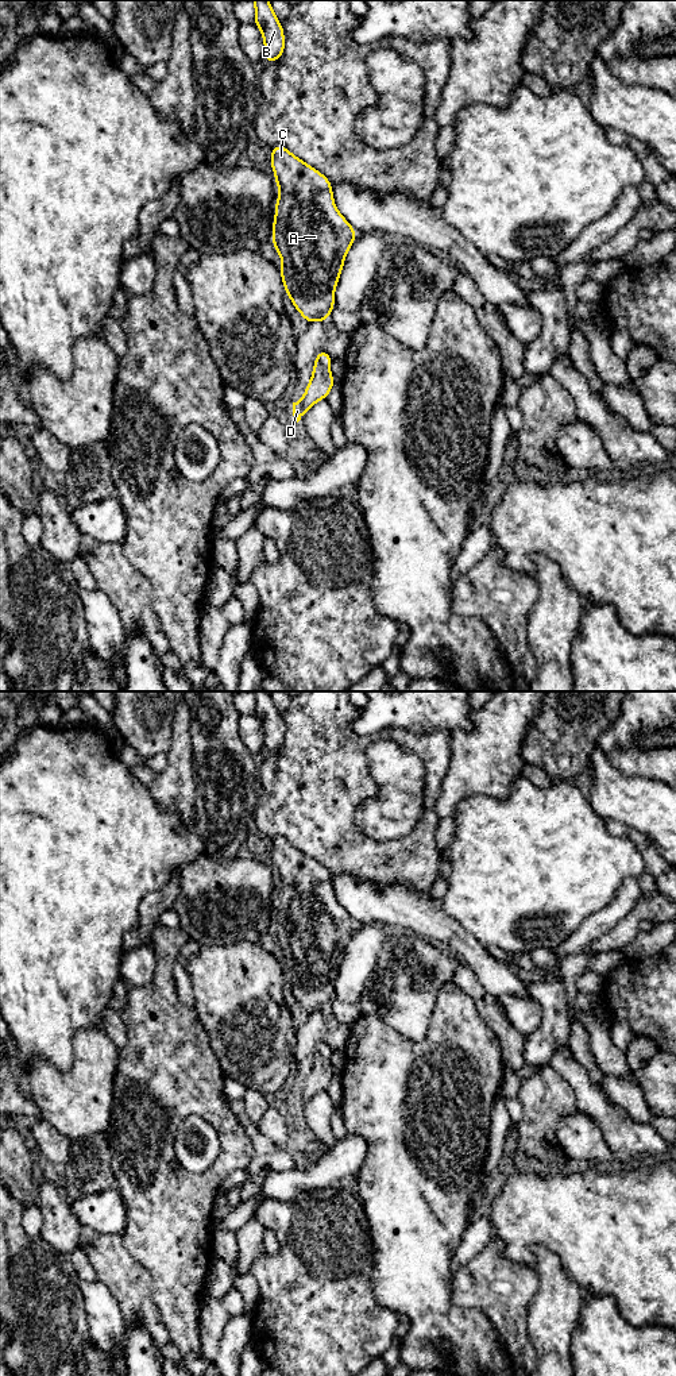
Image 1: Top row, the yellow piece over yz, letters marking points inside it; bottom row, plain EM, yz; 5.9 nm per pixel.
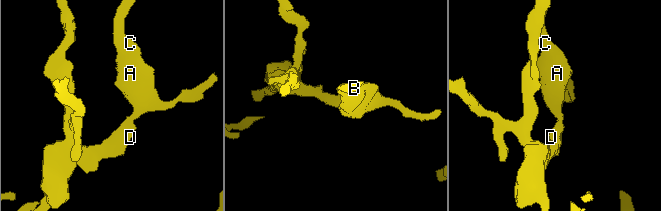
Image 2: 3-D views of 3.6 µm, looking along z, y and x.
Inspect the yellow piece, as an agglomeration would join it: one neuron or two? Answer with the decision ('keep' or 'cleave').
keep

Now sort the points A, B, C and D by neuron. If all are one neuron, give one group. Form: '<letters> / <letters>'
A B C D

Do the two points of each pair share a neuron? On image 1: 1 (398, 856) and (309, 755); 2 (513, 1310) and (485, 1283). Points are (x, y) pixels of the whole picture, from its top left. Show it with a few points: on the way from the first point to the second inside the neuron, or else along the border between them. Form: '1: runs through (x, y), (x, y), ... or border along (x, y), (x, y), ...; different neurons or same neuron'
1: runs through (366, 852), (315, 801), (315, 787); same neuron
2: runs through (506, 1303), (491, 1288); same neuron

